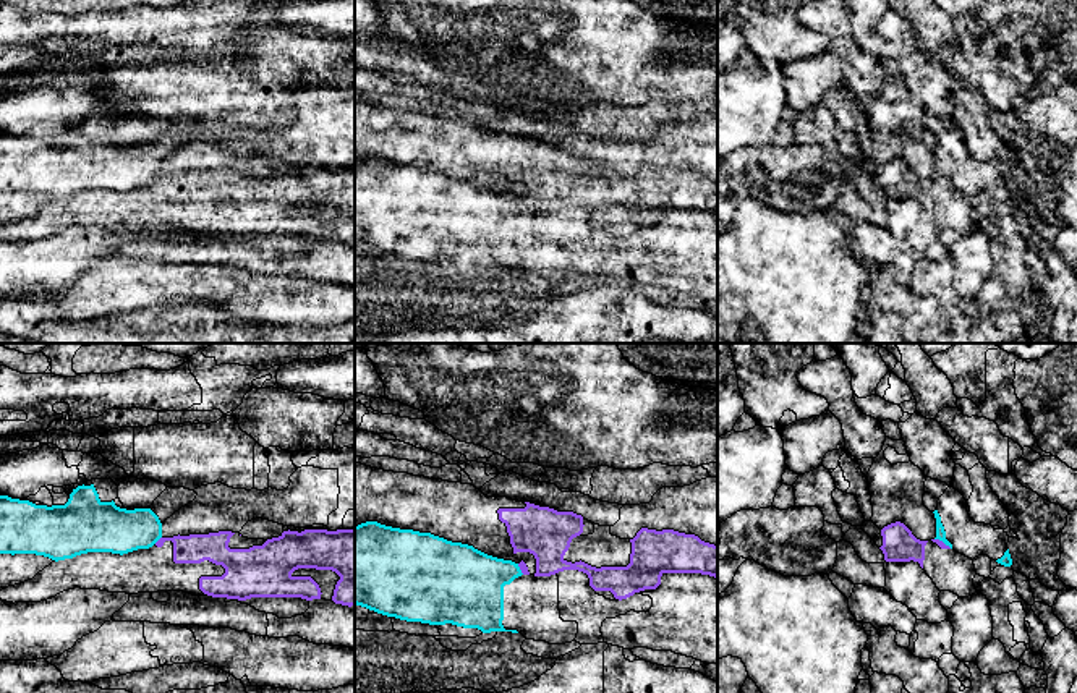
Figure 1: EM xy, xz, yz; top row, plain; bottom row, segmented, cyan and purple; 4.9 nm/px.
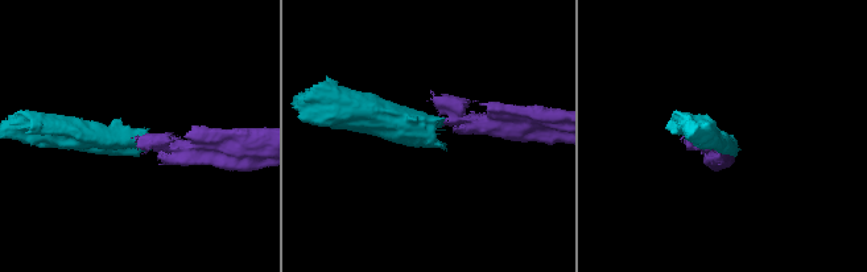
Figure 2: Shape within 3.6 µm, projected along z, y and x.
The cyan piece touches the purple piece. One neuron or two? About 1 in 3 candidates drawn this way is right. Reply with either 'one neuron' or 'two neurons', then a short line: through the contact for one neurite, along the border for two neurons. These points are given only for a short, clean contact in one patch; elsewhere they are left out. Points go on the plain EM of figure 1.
two neurons | xy (161, 174), (154, 180)

